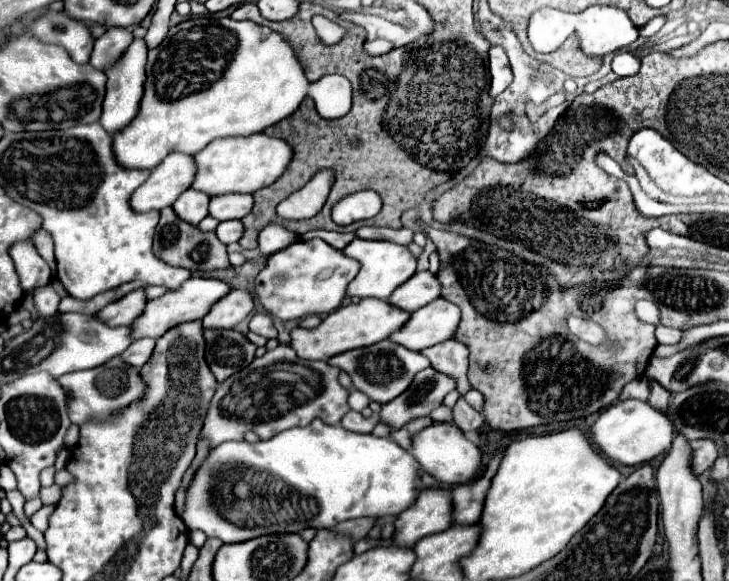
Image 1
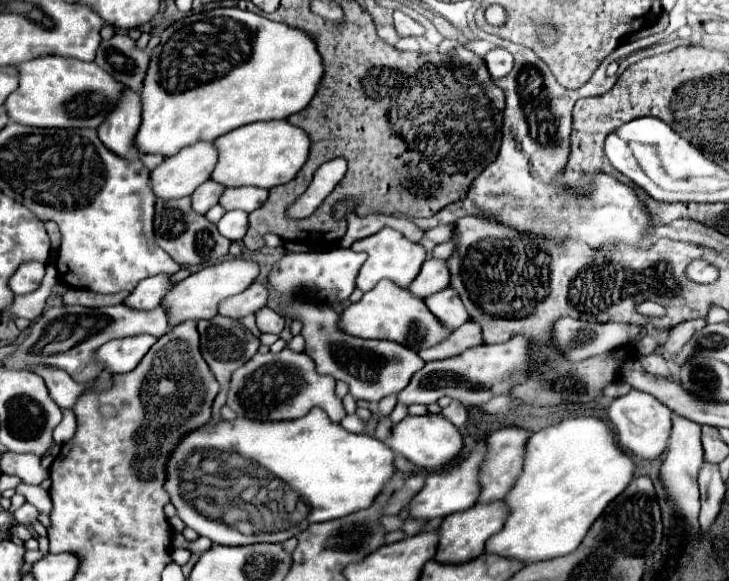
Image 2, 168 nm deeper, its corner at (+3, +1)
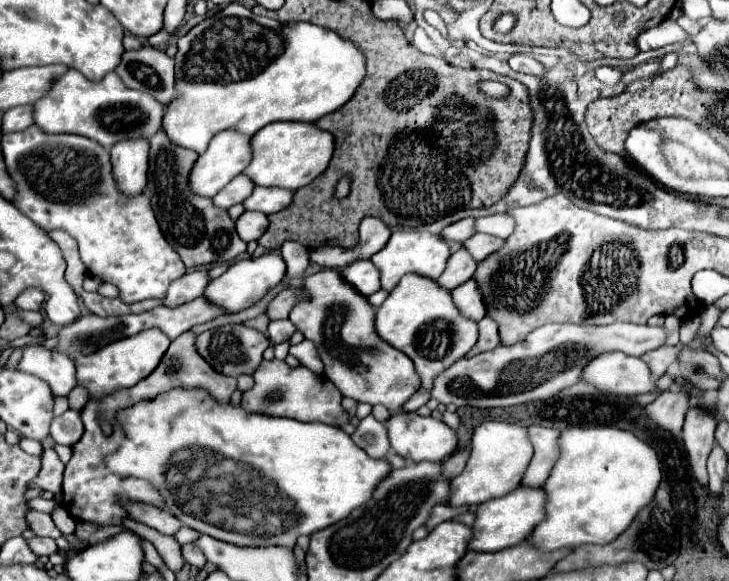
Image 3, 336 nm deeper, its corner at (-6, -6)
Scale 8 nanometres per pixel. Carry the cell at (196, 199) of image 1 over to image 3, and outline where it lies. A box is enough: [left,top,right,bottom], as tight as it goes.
[212,175,254,207]

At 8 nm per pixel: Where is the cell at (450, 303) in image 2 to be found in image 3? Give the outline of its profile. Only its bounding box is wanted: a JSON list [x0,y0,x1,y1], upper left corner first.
[452,279,486,321]

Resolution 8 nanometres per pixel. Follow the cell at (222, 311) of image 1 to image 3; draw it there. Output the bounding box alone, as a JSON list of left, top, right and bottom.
[266,287,306,319]

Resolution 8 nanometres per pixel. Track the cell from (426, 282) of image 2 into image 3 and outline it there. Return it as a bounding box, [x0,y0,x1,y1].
[438,247,478,289]

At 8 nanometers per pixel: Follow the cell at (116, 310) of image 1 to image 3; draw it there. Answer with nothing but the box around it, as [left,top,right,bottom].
[164,269,210,307]

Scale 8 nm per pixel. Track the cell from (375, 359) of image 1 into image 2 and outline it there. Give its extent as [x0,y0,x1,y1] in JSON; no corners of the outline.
[283,300,425,402]

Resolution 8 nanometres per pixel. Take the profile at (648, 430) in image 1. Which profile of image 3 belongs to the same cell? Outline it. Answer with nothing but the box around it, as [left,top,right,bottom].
[646,385,690,435]

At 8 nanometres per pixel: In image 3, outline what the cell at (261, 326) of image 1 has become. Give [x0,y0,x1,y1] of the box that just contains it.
[268,319,296,345]

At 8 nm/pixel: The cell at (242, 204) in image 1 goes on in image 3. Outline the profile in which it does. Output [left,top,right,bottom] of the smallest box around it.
[244,187,294,215]

